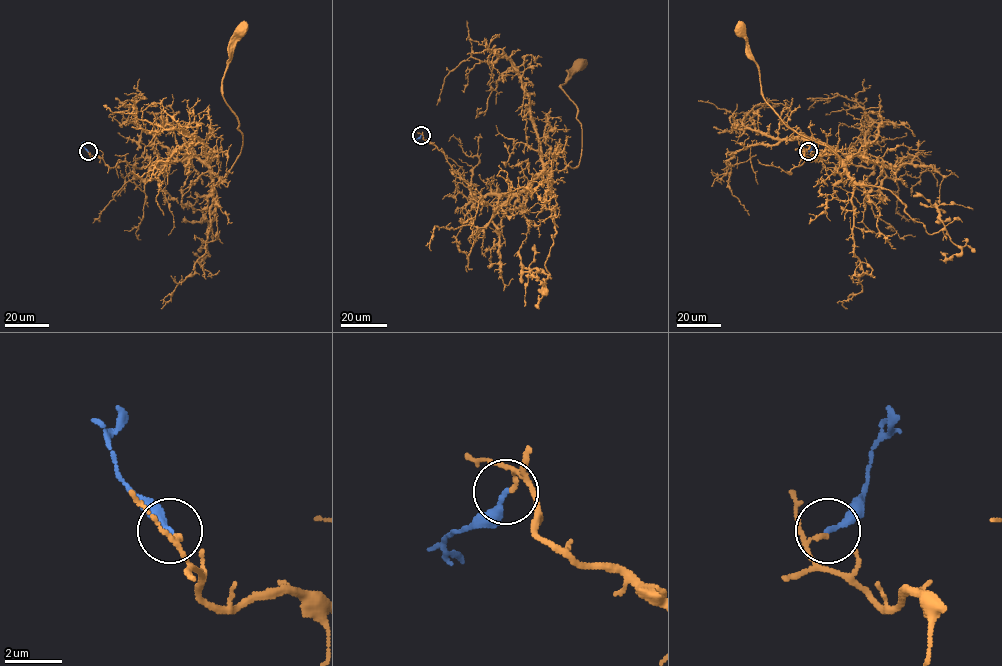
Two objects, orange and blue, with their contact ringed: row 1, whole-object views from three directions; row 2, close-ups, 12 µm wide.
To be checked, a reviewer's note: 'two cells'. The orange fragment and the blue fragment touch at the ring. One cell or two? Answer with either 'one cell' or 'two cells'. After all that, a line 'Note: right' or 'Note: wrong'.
two cells
Note: right

